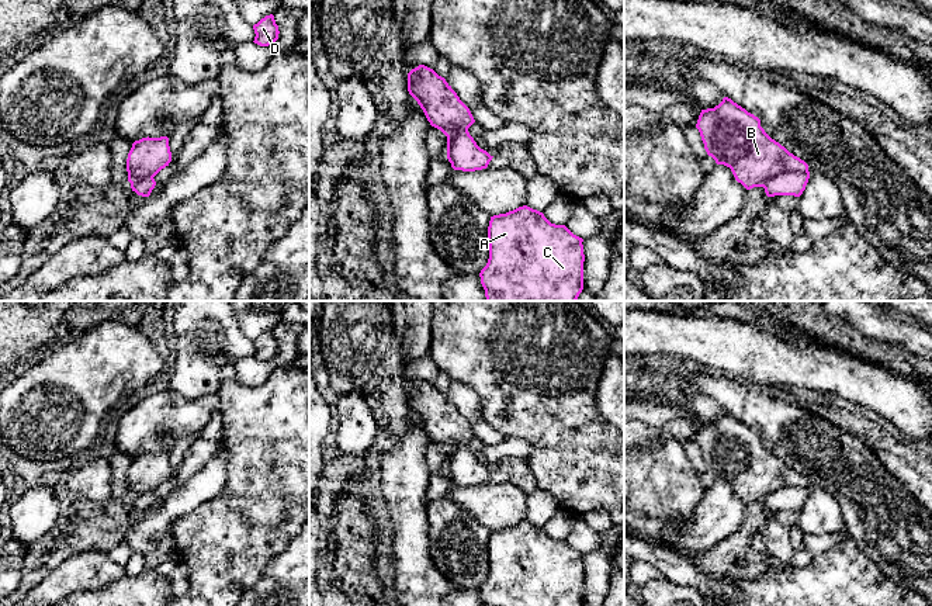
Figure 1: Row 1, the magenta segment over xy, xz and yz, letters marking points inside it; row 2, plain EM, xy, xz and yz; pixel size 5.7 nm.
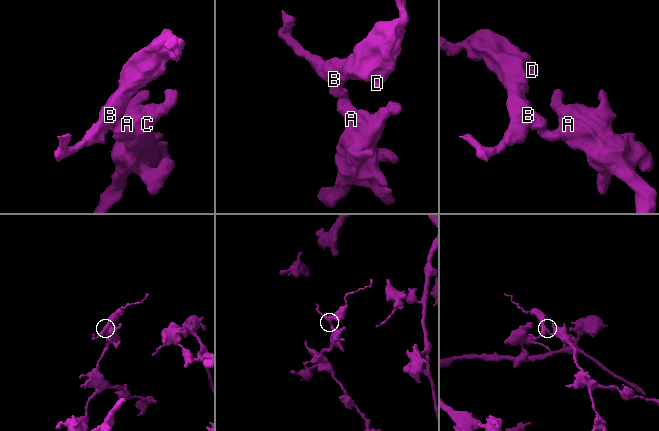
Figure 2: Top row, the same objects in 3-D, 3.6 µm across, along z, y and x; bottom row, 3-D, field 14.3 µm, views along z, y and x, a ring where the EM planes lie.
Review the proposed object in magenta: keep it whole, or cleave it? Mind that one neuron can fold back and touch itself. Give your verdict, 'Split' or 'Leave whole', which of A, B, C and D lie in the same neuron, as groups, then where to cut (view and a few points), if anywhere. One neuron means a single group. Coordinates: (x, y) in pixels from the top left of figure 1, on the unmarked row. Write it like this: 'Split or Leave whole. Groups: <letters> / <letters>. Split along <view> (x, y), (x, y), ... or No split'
Split. Groups: A C / B D. Split along yz (807, 485), (779, 487), (762, 501)

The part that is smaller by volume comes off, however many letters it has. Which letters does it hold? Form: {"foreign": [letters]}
{"foreign": ["B", "D"]}

